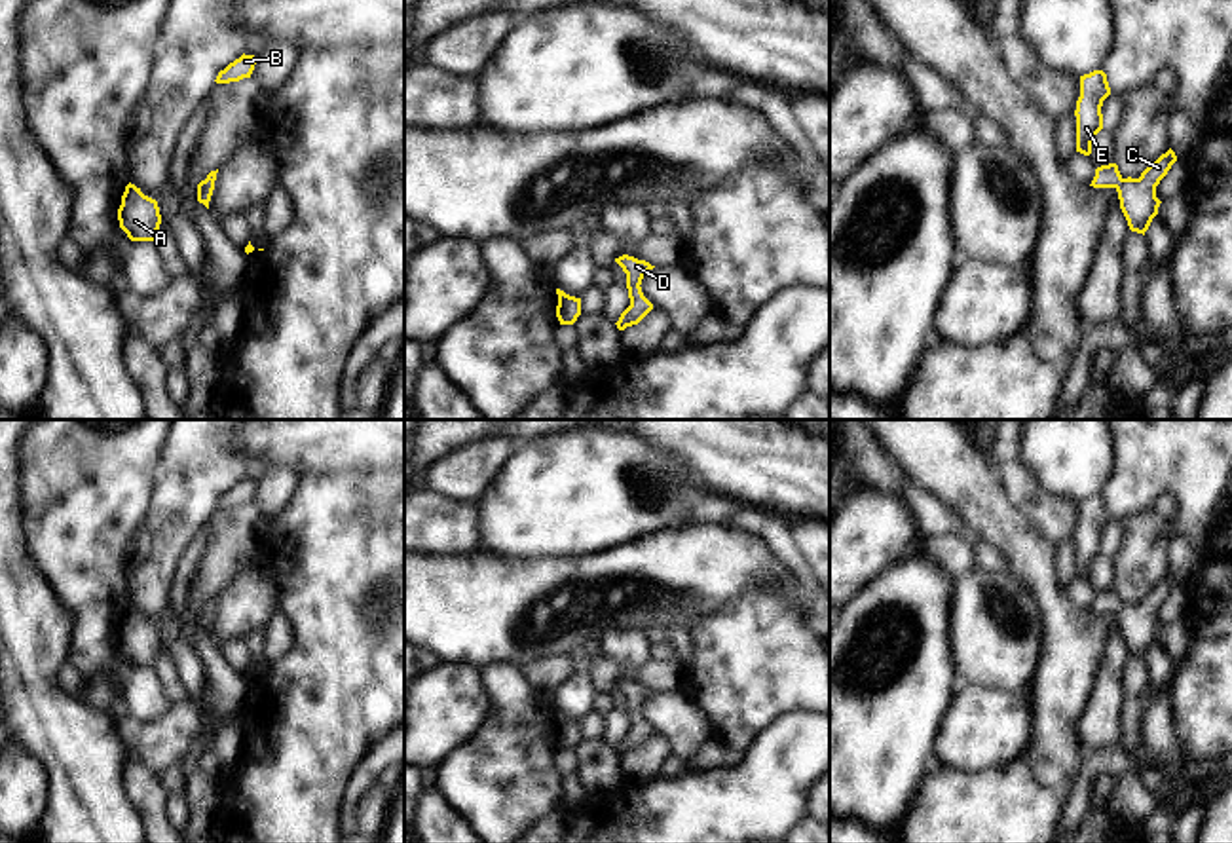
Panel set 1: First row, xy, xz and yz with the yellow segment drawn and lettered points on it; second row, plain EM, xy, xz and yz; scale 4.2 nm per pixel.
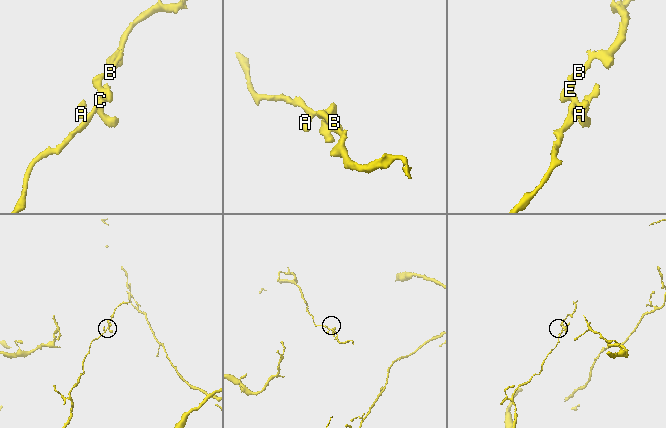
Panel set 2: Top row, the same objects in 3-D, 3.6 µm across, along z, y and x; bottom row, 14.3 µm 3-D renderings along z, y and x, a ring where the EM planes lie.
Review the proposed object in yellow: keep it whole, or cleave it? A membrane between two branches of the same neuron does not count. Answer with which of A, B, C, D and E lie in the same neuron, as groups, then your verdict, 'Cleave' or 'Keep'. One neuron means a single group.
Groups: A B C D E. Keep

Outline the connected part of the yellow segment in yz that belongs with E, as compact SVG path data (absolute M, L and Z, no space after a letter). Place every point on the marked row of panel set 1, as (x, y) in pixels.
M1093 70L1080 76L1080 97L1076 101L1076 152L1090 156L1093 137L1103 129L1103 101L1111 95L1107 74Z

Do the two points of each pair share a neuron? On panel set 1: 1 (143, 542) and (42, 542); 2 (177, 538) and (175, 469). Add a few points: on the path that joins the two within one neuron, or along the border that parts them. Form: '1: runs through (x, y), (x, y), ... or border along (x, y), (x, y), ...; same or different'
1: border along (143, 521), (126, 545), (124, 559), (130, 570); different
2: runs through (177, 521), (177, 487); same

